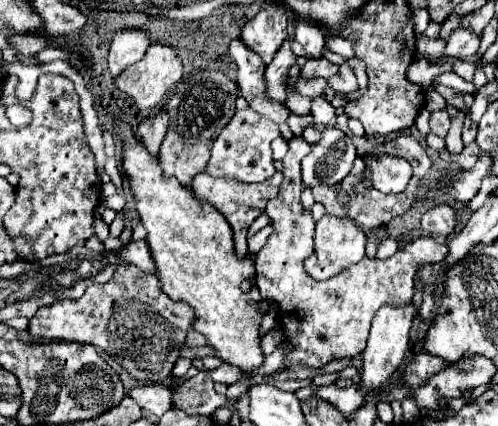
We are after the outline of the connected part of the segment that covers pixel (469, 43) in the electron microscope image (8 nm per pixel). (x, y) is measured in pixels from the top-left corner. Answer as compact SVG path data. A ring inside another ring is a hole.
M457 28L445 48L445 54L451 58L459 58L459 60L469 60L477 54L481 44L479 34L475 34L471 28Z

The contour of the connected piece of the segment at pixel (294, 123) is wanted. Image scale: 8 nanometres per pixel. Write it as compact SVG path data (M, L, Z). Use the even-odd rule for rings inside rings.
M291 113L287 119L287 124L293 132L294 136L301 136L303 129L306 126L313 126L314 118L311 113L302 116Z

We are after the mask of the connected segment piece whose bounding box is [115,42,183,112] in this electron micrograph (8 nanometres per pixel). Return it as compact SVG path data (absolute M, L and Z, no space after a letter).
M155 42L147 48L147 54L139 62L131 64L127 70L123 70L123 74L119 74L119 78L115 78L115 86L121 92L129 94L137 104L139 112L143 112L159 108L171 94L171 88L175 88L175 84L181 80L181 76L183 76L183 64L181 58L175 54L175 50L167 44Z

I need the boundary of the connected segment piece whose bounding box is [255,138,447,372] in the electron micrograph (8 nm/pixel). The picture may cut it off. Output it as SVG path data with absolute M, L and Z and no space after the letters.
M303 138L289 140L289 152L283 158L283 182L279 186L279 194L267 202L265 210L273 232L263 250L259 250L255 256L259 294L263 300L277 304L277 326L283 334L279 346L287 350L287 356L277 372L287 370L291 362L301 362L307 368L323 368L335 358L359 354L367 344L367 334L375 312L383 304L405 306L411 302L415 266L421 262L443 260L447 256L447 246L441 246L433 238L425 236L409 242L389 260L363 258L355 266L341 270L335 278L327 282L315 282L303 266L313 250L315 220L311 210L303 208L299 200L303 190L299 164L309 154L309 150L311 146Z

